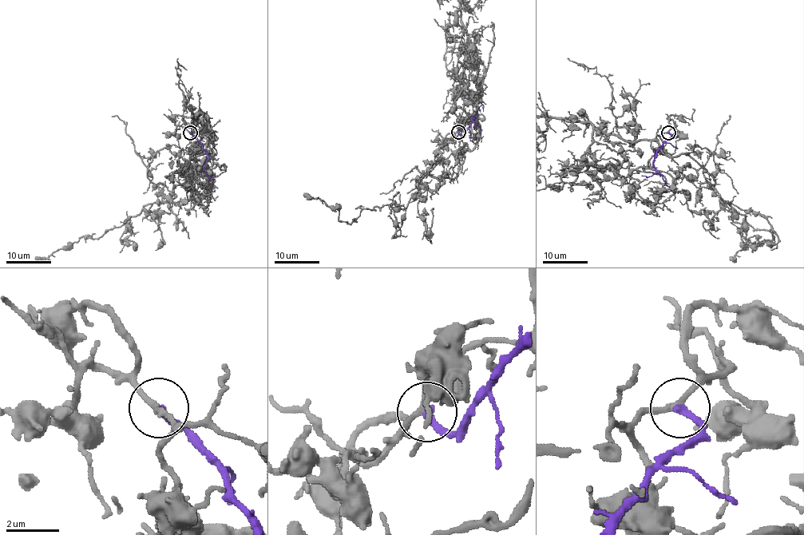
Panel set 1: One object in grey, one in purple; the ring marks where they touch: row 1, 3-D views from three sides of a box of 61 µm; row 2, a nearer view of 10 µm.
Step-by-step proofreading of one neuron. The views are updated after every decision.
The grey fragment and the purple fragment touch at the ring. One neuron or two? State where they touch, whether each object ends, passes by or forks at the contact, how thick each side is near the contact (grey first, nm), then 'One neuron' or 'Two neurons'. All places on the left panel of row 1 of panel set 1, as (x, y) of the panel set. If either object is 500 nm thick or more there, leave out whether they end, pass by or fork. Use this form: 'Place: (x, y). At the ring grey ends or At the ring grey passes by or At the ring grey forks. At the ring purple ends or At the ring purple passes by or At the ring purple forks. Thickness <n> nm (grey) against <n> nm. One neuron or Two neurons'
Place: (190, 132). At the ring grey passes by. At the ring purple ends. Thickness 200 nm (grey) against 280 nm. Two neurons

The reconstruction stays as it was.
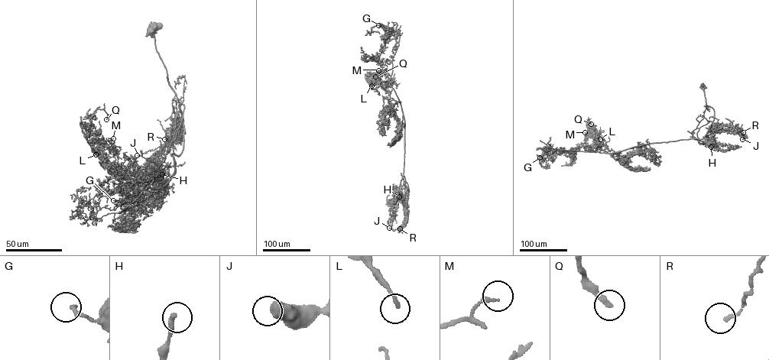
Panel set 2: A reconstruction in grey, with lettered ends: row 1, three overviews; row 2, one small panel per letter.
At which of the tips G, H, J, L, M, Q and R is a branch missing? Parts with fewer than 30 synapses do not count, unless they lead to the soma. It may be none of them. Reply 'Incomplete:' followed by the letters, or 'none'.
Incomplete: none

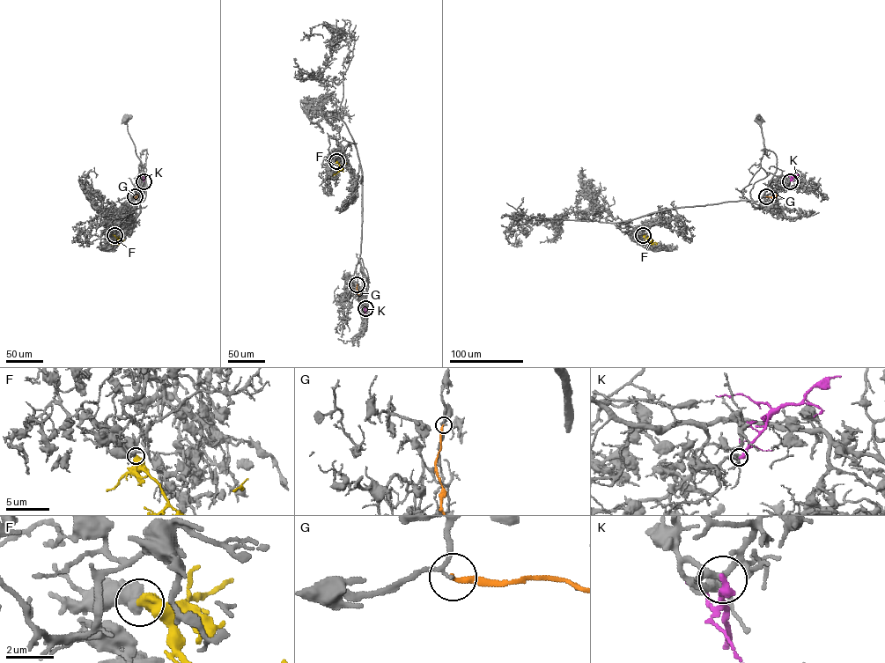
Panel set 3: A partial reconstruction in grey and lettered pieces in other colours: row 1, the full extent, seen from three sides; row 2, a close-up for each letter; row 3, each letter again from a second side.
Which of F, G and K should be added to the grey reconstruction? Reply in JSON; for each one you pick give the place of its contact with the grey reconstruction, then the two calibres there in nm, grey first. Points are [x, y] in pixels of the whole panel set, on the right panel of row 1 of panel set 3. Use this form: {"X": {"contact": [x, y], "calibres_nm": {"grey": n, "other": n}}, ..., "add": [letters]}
{"F": {"contact": [643, 235], "calibres_nm": {"grey": 380, "other": 600}}, "add": ["F"]}

